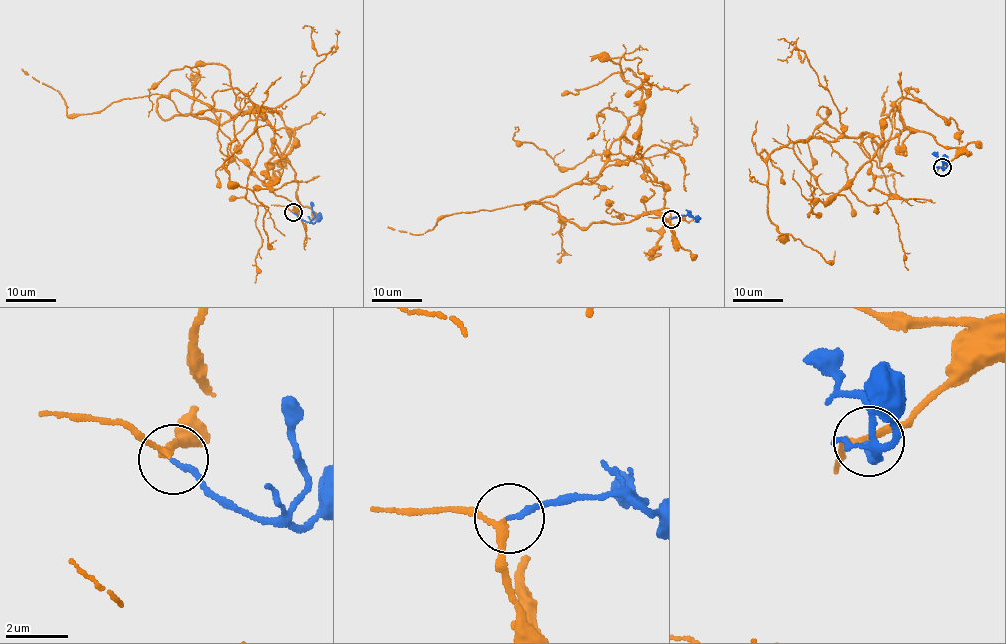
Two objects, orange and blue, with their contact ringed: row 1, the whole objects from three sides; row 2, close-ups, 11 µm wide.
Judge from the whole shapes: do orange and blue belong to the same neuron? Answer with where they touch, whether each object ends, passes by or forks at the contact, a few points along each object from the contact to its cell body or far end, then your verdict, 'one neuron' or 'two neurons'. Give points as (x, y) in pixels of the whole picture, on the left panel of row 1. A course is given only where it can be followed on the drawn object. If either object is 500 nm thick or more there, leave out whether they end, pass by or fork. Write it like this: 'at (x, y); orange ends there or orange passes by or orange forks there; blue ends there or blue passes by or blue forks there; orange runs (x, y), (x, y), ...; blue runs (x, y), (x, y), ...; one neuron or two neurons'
at (293, 212); orange passes by; blue ends there; orange runs (292, 211), (296, 174), (257, 112), (213, 123), (171, 91), (277, 112), (259, 107), (224, 169), (276, 239); blue runs (292, 211), (310, 221), (314, 216), (311, 202); one neuron

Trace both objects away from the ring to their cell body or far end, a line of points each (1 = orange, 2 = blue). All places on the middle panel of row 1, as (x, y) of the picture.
1: (670, 218), (537, 204), (596, 178), (639, 110), (594, 57), (652, 84)
2: (670, 218), (692, 216), (688, 211)

